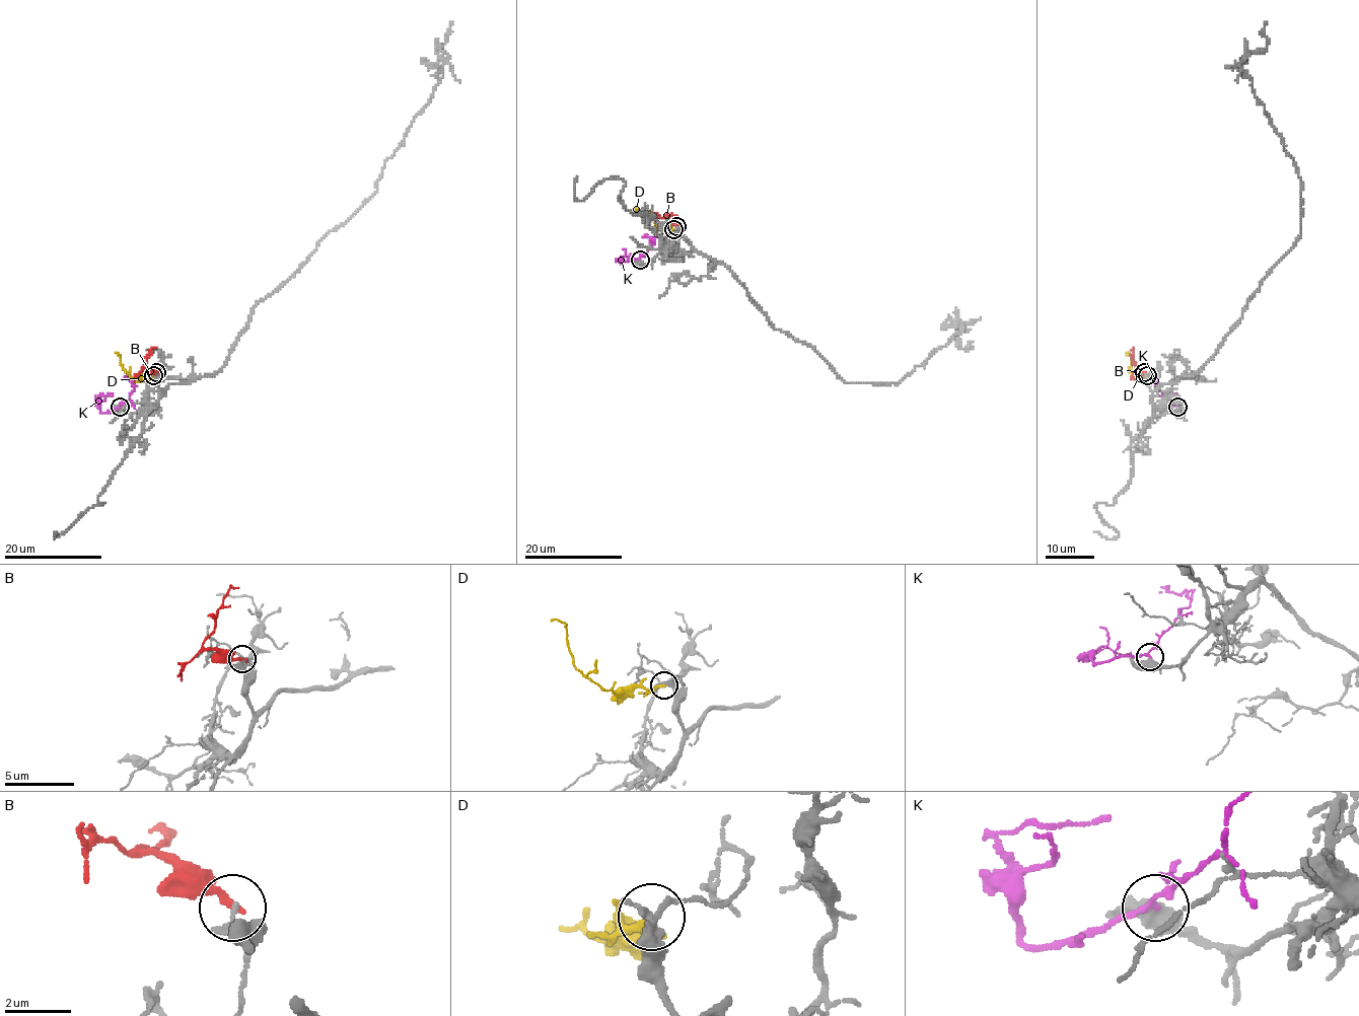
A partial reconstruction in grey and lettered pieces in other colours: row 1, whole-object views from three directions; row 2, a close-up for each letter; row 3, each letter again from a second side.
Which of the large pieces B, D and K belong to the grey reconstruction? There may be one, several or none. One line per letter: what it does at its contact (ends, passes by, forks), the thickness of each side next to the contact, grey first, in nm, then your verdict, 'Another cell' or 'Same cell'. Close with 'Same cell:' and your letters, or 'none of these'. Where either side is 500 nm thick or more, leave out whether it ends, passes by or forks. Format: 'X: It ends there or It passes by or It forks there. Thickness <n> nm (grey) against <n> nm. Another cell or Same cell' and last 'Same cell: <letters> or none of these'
B: It ends there. Thickness 240 nm (grey) against 240 nm. Another cell
D: It passes by. Thickness 240 nm (grey) against 170 nm. Same cell
K: It passes by. Thickness 400 nm (grey) against 150 nm. Another cell
Same cell: D

